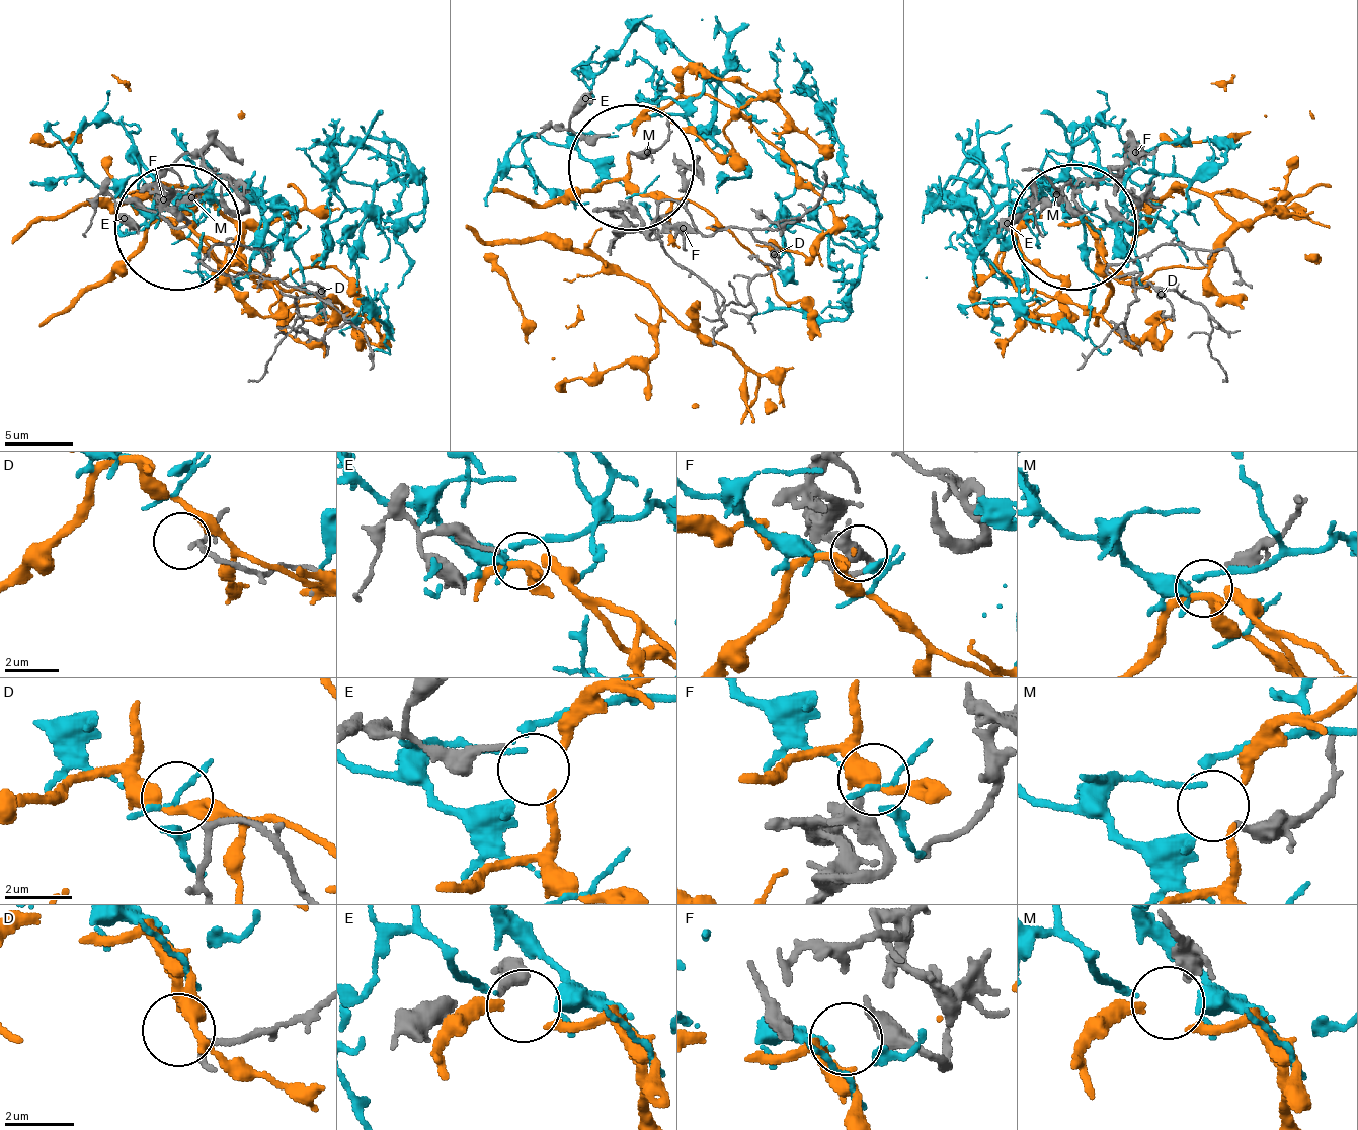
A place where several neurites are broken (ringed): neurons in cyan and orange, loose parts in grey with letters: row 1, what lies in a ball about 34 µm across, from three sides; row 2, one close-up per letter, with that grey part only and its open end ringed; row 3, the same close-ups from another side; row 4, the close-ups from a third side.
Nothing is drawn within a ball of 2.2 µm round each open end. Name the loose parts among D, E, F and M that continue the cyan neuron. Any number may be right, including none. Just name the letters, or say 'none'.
M

